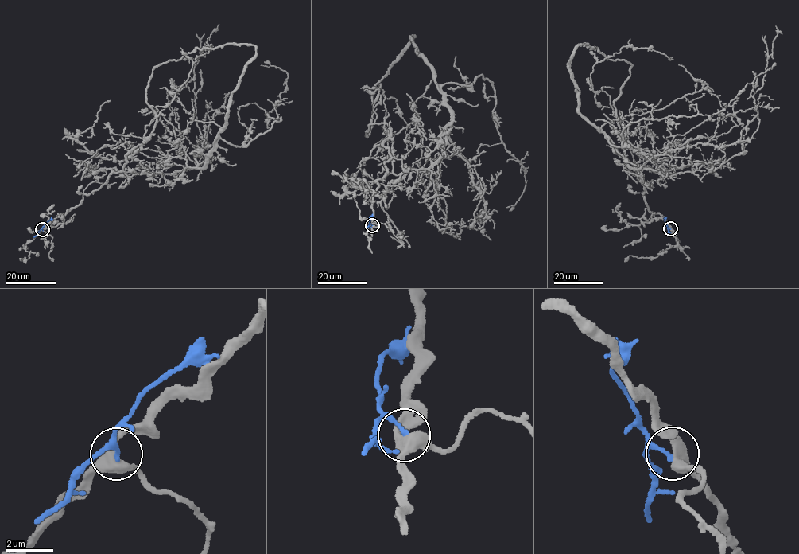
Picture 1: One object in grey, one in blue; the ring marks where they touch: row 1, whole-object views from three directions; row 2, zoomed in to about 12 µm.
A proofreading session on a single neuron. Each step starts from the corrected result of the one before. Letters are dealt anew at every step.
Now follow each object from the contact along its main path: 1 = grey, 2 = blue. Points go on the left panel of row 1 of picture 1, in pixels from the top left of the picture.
1: (42, 230), (112, 173), (171, 184), (203, 168), (219, 138), (245, 146), (269, 130), (288, 76), (261, 64)
2: (42, 230), (44, 224), (53, 220)

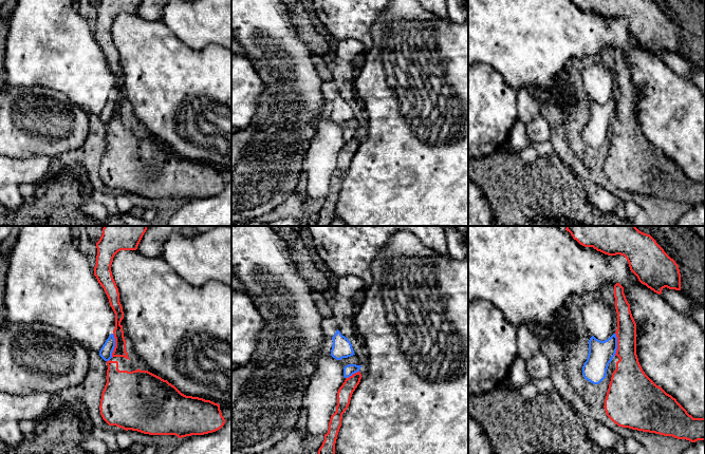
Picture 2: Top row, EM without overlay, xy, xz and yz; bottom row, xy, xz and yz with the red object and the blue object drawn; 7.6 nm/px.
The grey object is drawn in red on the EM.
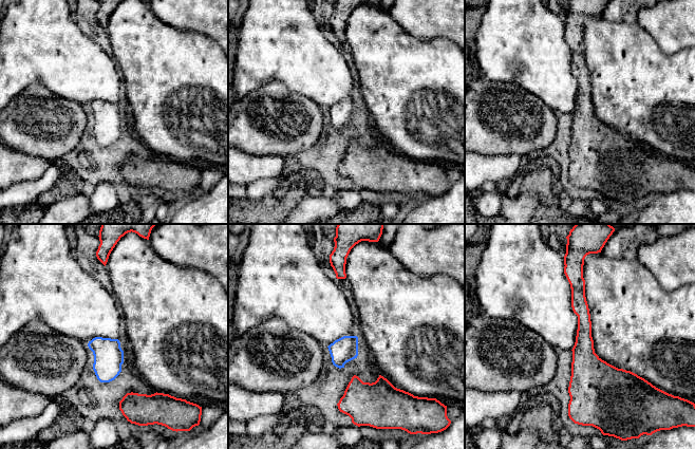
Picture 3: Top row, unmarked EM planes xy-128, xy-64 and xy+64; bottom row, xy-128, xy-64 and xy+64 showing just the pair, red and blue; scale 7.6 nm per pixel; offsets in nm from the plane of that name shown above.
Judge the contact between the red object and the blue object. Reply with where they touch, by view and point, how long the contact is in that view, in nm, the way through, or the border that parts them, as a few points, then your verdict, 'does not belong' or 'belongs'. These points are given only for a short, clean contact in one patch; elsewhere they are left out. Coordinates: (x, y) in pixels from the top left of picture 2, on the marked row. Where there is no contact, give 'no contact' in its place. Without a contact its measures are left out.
meets red in xy at (115, 345); contact 180 nm long; border along xy (113, 334), (114, 350), (111, 356); does not belong

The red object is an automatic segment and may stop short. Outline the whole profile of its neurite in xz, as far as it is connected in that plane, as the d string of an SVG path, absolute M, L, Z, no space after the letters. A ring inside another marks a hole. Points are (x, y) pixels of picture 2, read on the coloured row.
M357 372L349 378L346 378L345 382L339 387L337 392L336 412L331 416L329 430L328 433L324 434L324 440L318 450L318 454L335 454L335 443L341 427L342 414L348 409L352 394L359 384L360 379L361 374Z

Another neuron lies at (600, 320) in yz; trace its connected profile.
M599 297L585 299L581 315L586 329L600 341L605 341L617 329L615 307L607 305Z

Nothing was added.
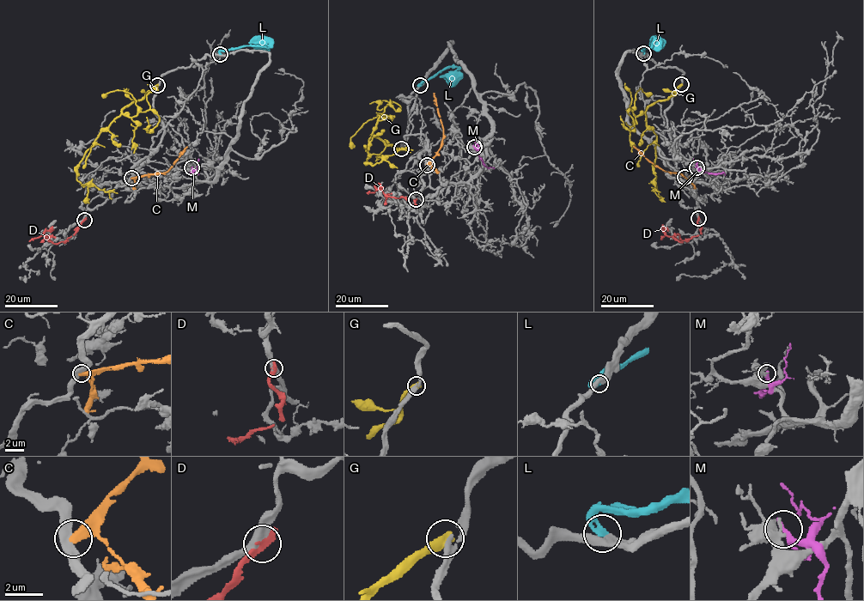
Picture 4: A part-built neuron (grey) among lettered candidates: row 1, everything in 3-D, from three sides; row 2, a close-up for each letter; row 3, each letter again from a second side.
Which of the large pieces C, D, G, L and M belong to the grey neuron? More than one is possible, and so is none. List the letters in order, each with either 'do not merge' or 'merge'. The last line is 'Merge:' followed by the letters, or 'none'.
C: do not merge
D: do not merge
G: do not merge
L: merge
M: do not merge
Merge: L

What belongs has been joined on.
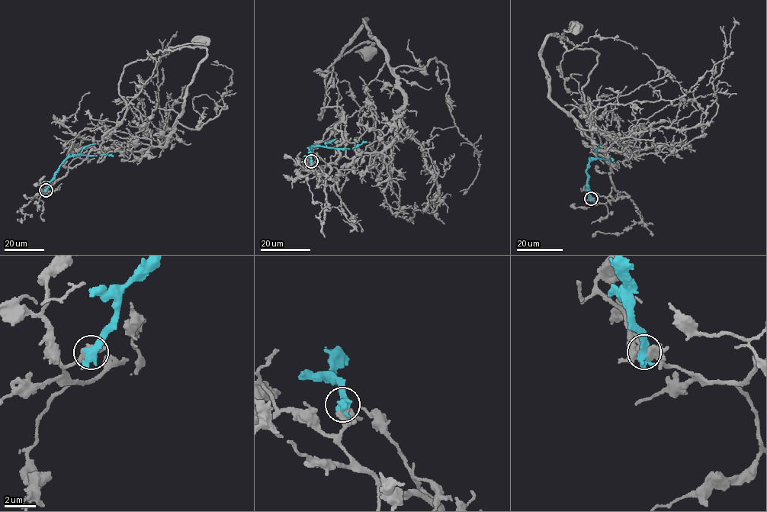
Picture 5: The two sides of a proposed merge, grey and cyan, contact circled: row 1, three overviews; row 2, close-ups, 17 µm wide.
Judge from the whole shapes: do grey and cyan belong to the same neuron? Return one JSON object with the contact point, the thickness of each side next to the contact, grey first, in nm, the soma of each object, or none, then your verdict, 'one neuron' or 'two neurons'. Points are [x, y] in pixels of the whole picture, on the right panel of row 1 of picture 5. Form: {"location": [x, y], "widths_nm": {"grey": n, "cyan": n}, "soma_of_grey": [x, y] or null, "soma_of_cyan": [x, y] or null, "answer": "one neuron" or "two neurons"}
{"location": [591, 198], "widths_nm": {"grey": 380, "cyan": 400}, "soma_of_grey": [575, 27], "soma_of_cyan": null, "answer": "two neurons"}

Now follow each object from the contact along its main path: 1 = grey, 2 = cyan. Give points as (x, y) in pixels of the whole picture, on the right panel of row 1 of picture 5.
1: (591, 198), (606, 203), (614, 186), (582, 90), (599, 54), (564, 39), (563, 30), (576, 26)
2: (591, 198), (586, 170), (590, 161), (597, 158), (612, 160)

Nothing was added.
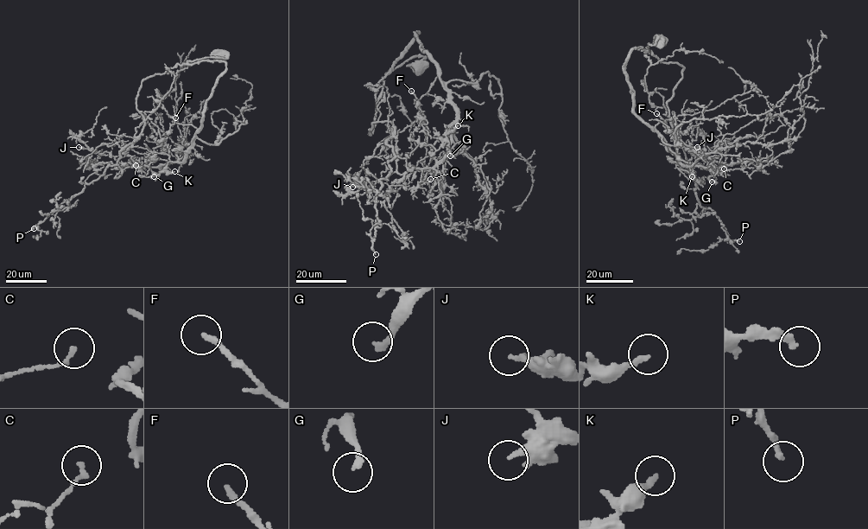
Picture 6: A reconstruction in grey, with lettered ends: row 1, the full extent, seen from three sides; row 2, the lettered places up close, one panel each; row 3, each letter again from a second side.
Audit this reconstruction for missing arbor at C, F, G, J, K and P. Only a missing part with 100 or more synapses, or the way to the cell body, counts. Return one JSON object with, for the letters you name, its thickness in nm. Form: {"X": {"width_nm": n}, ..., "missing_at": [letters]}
{"P": {"width_nm": 220}, "missing_at": ["P"]}

